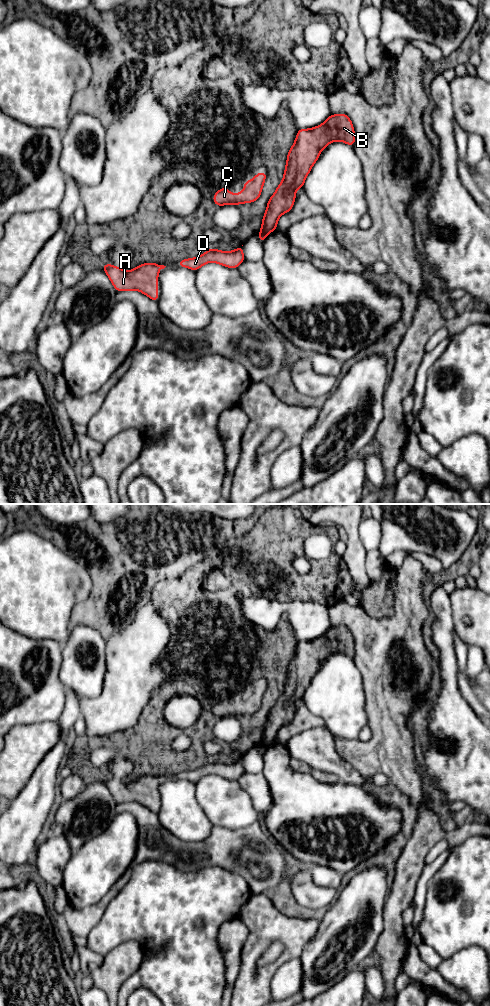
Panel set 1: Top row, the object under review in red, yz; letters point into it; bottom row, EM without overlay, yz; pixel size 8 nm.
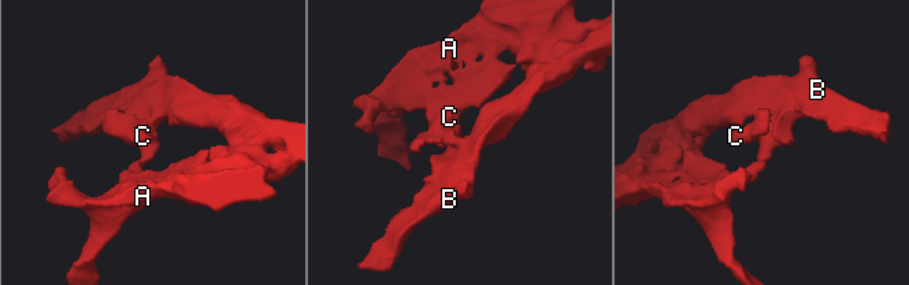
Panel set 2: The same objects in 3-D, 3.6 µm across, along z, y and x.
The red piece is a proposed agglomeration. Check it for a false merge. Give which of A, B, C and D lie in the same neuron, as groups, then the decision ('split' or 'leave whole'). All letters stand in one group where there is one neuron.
groups A D / B C; split

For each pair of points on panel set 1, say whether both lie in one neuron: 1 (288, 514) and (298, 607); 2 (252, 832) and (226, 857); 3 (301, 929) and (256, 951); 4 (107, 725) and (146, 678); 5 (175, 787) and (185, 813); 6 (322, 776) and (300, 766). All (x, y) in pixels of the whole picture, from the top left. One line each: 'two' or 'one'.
1: two
2: one
3: one
4: one
5: one
6: one

